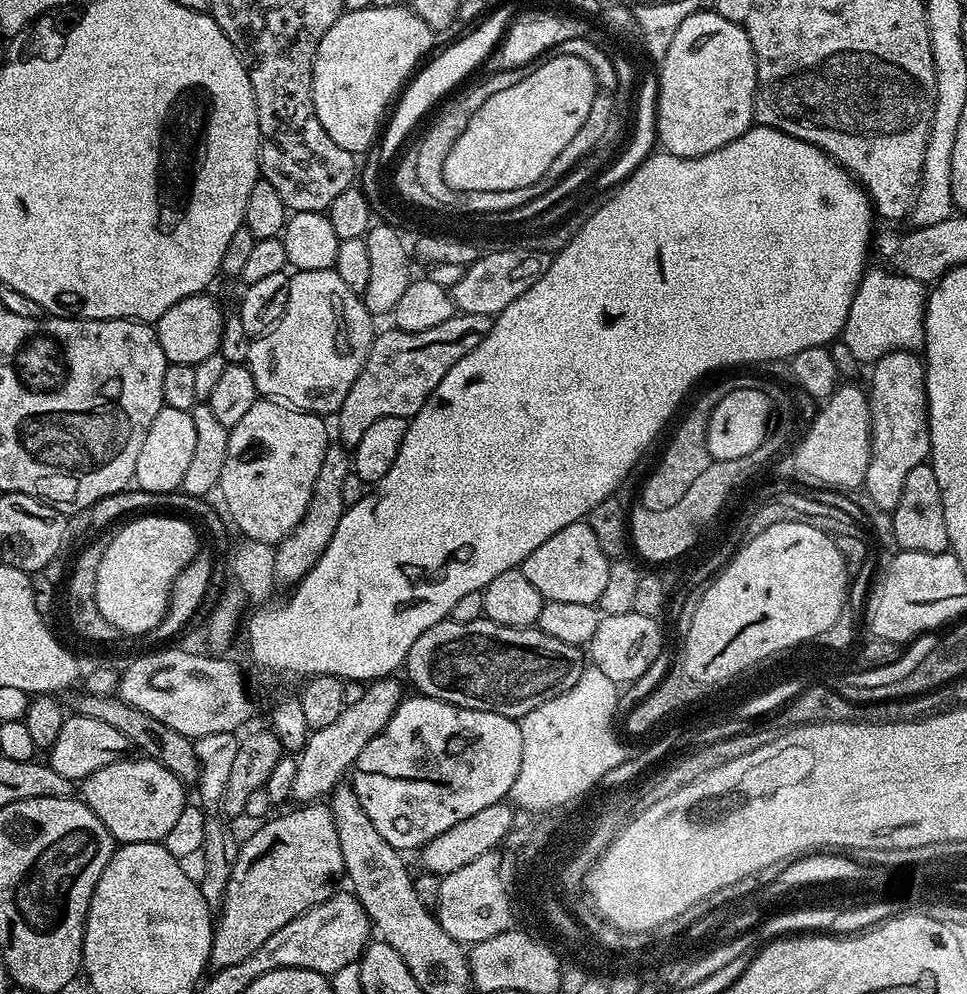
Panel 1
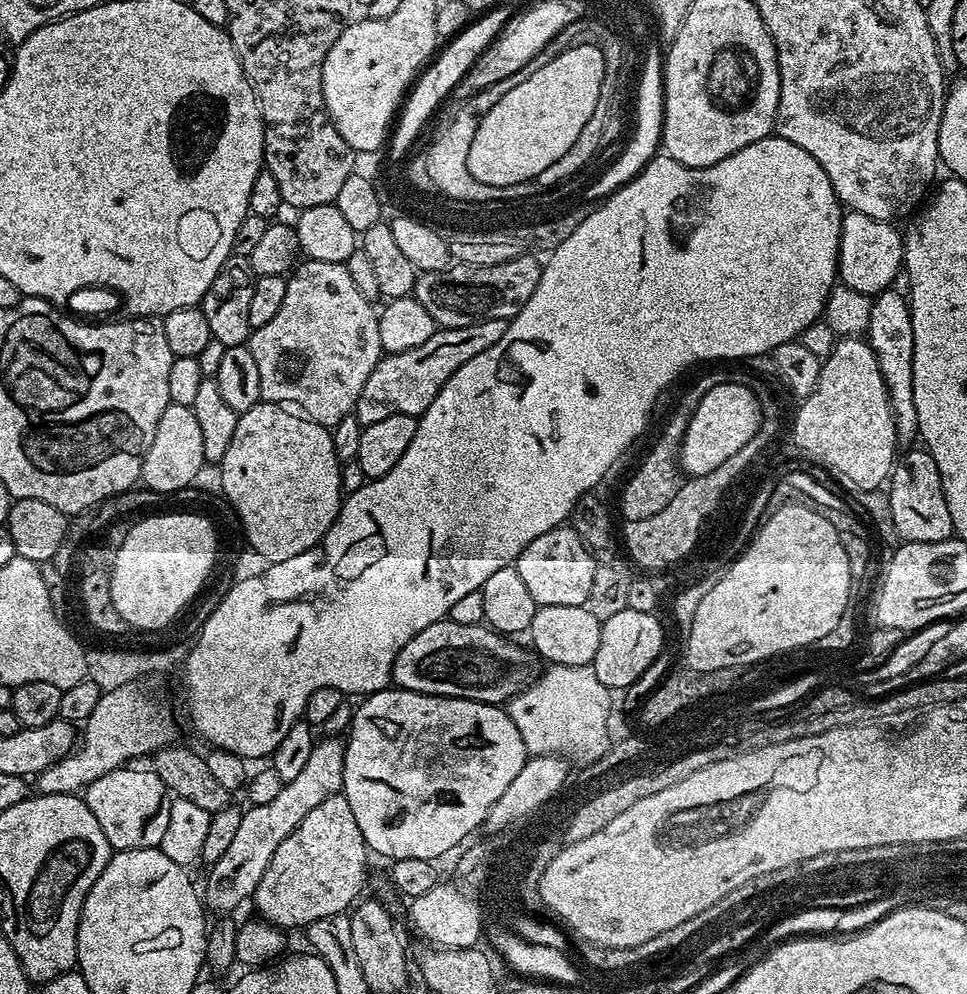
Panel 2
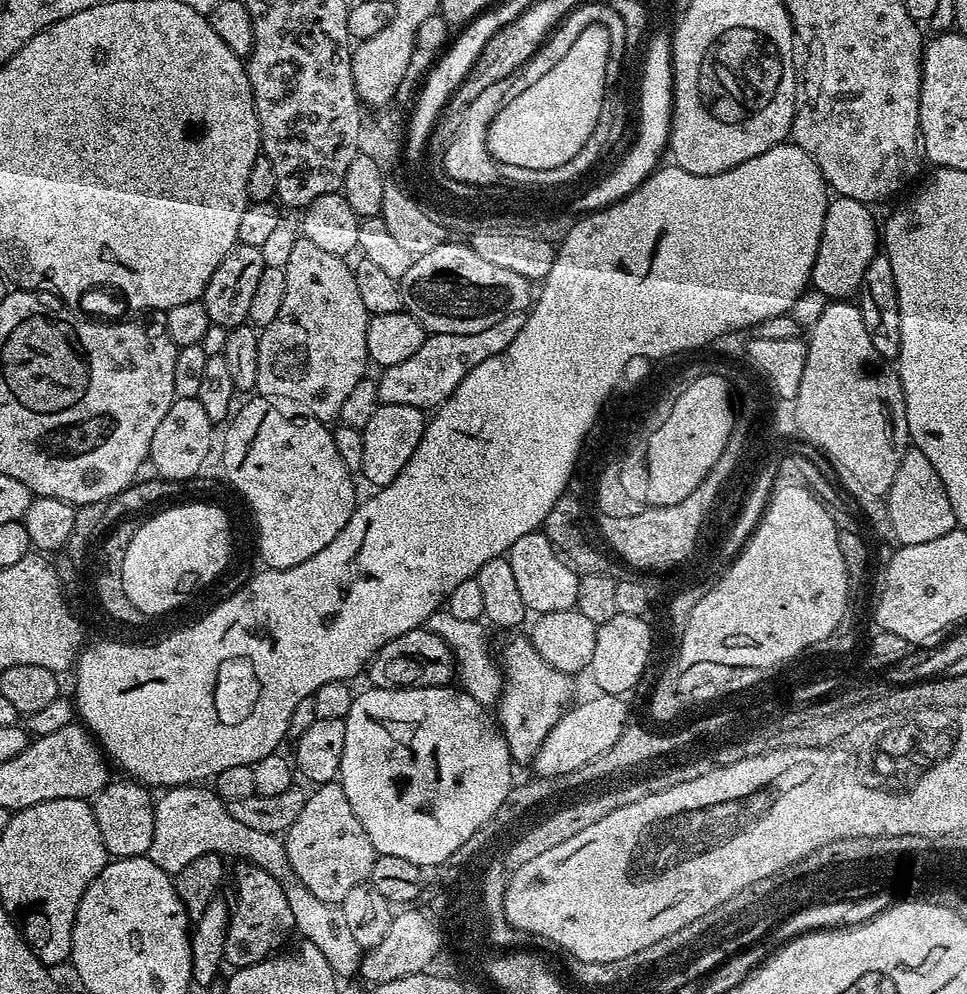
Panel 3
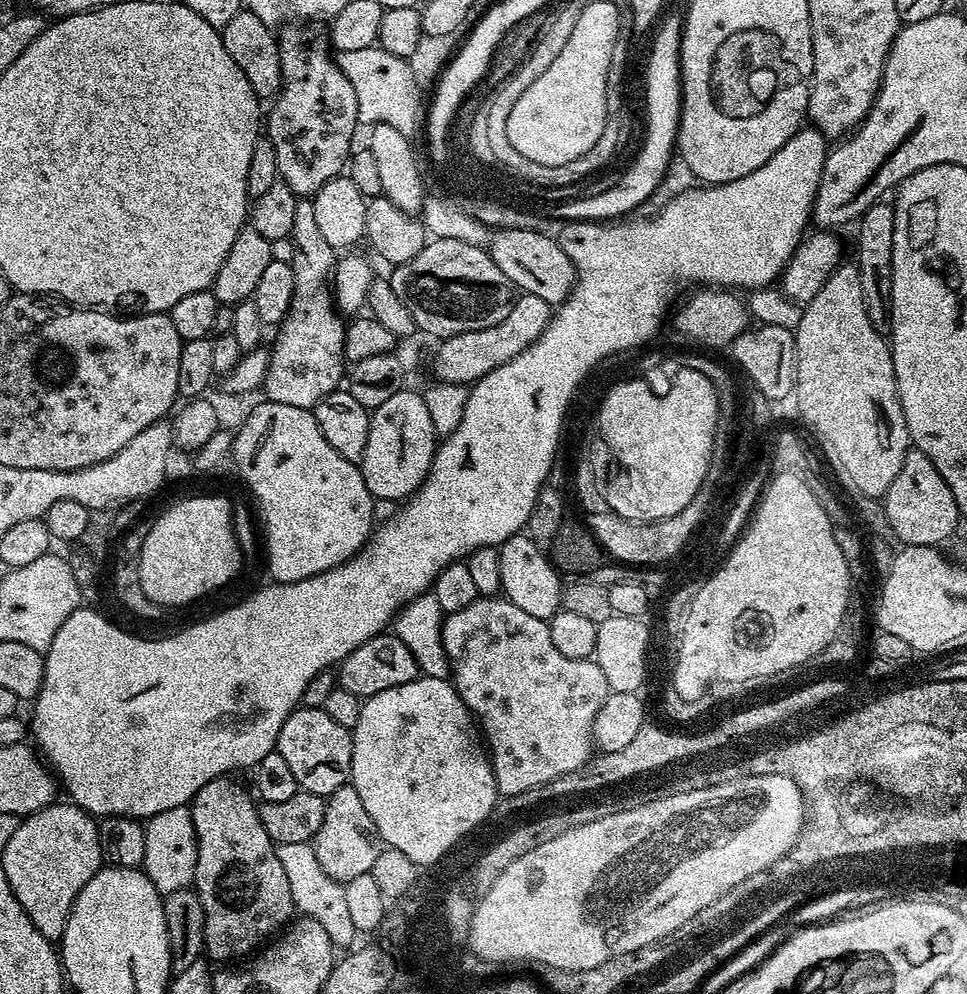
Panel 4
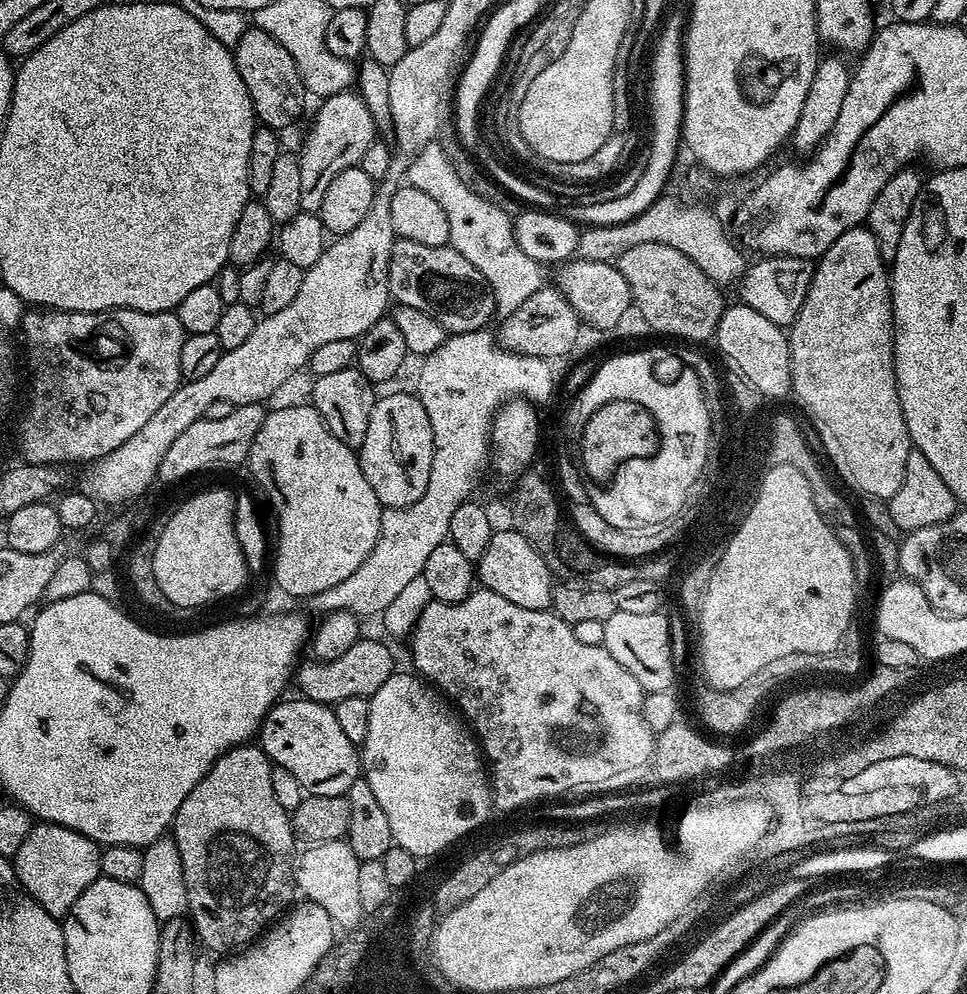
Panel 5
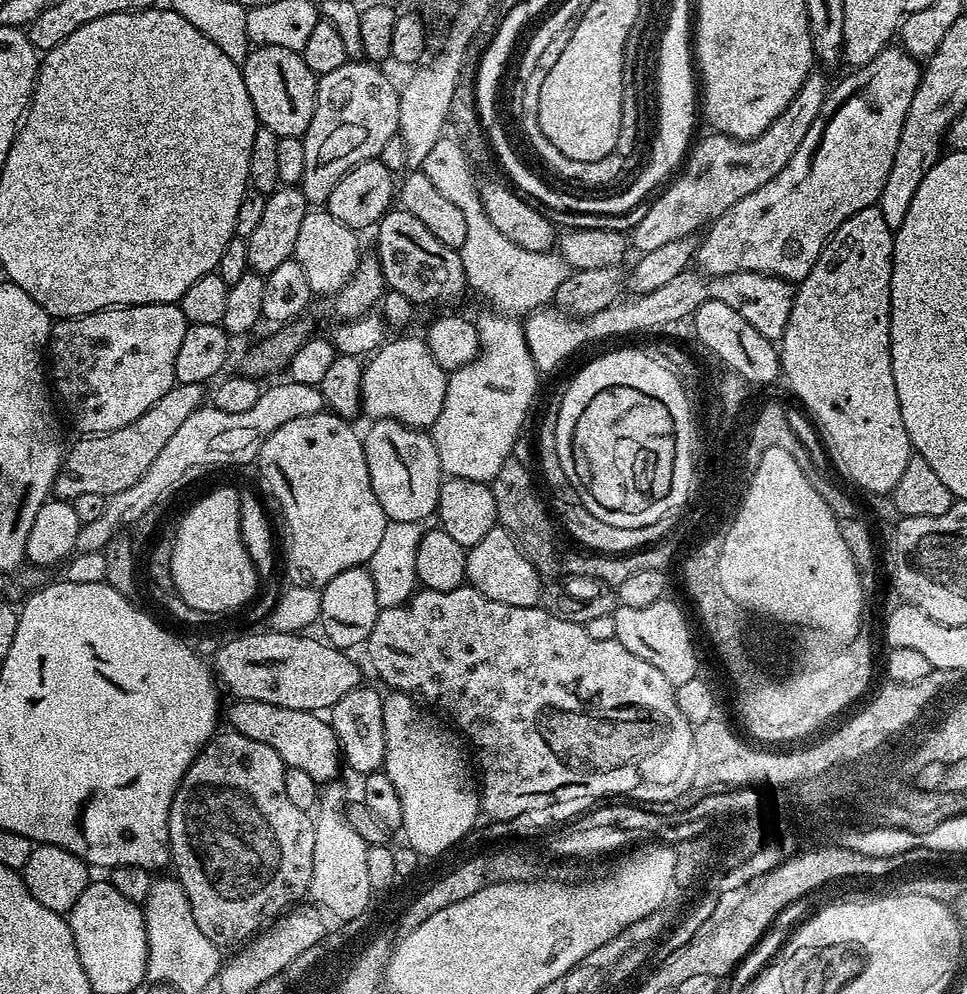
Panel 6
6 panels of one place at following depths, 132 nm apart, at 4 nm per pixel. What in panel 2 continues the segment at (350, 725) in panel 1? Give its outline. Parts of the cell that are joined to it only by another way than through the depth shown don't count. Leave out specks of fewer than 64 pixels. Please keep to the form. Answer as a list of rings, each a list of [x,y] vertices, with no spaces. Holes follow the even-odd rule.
[[[340,738],[324,739],[328,740],[317,739],[314,750],[310,750],[310,759],[306,762],[305,768],[293,780],[285,783],[284,788],[278,794],[278,798],[274,798],[274,802],[269,804],[253,803],[252,809],[241,815],[238,831],[234,833],[230,847],[222,853],[222,858],[218,858],[218,862],[214,862],[207,869],[208,885],[202,888],[202,899],[209,913],[232,914],[232,911],[239,904],[244,904],[247,900],[249,903],[255,897],[258,882],[262,882],[262,874],[266,874],[266,866],[270,866],[270,858],[274,858],[274,850],[278,850],[278,846],[282,846],[282,842],[300,825],[302,818],[306,818],[306,814],[310,814],[310,810],[314,810],[314,806],[322,806],[322,802],[326,802],[326,798],[339,796],[343,793],[345,741]]]

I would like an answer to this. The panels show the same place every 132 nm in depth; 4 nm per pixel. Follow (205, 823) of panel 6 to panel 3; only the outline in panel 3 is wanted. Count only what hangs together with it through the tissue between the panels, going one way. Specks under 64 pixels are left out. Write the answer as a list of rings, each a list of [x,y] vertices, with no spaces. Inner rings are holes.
[[[259,866],[243,867],[236,872],[236,901],[233,899],[230,904],[224,947],[225,965],[233,969],[254,966],[281,951],[285,947],[284,939],[293,935],[296,926],[280,883]]]

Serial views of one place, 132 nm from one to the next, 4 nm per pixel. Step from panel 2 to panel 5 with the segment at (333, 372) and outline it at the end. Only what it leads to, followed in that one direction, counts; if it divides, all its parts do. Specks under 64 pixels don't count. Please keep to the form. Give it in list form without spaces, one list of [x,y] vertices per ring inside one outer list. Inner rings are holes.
[[[356,90],[334,93],[323,97],[320,109],[312,120],[312,129],[298,151],[301,173],[299,175],[299,197],[301,212],[319,213],[322,198],[334,182],[334,174],[342,174],[342,170],[359,165],[362,154],[366,154],[371,144],[377,143],[378,131],[374,118],[363,97]]]

